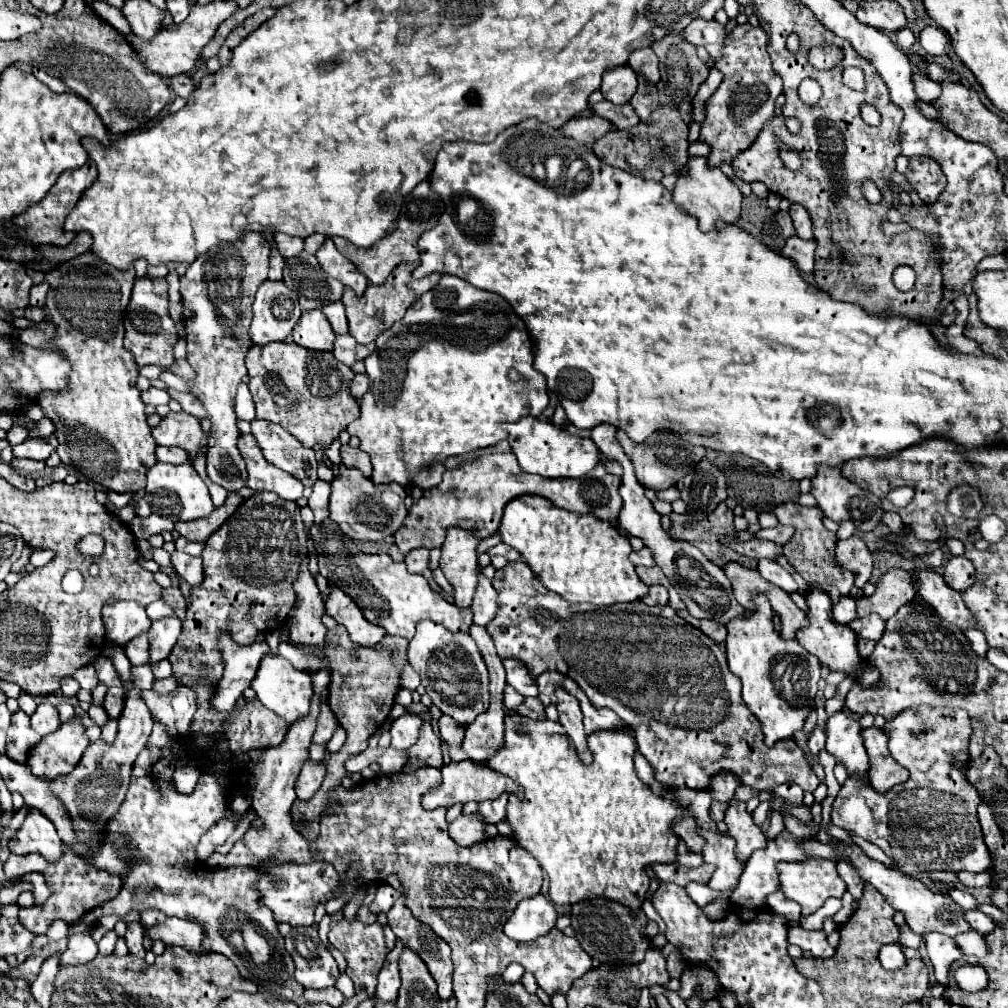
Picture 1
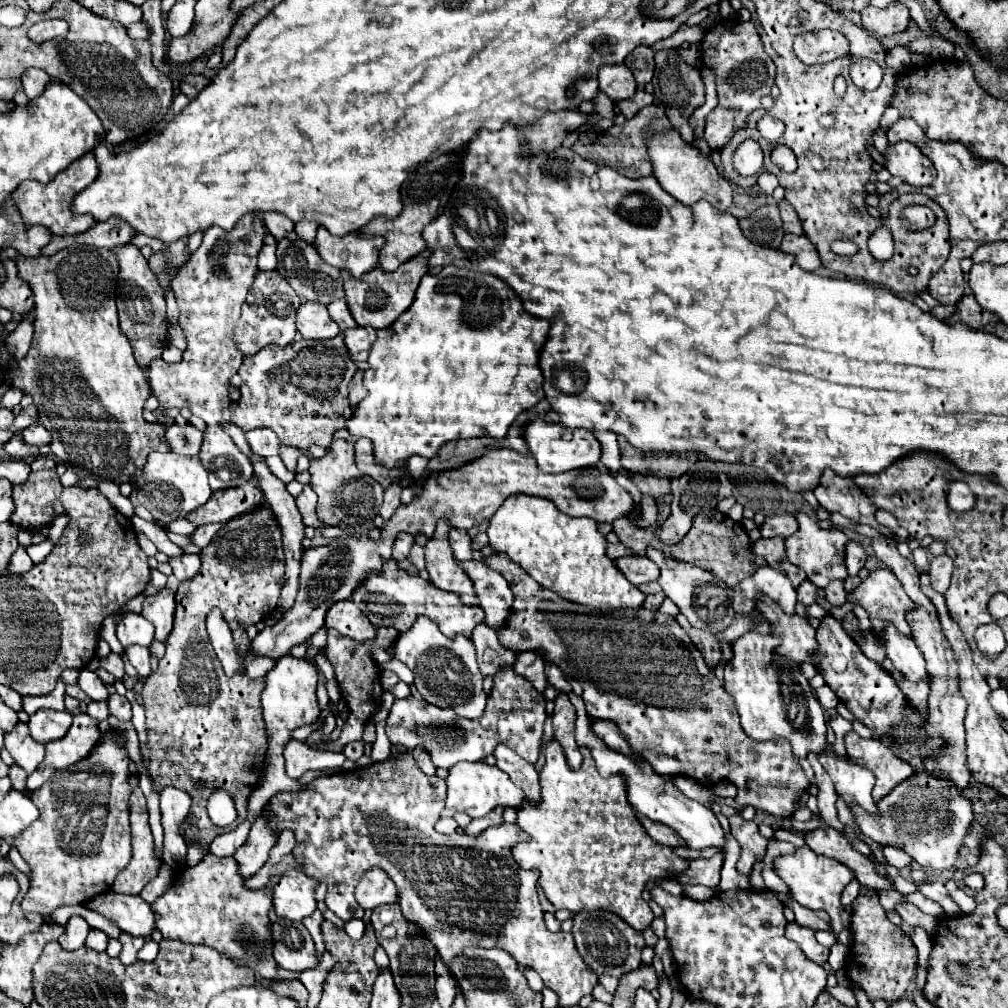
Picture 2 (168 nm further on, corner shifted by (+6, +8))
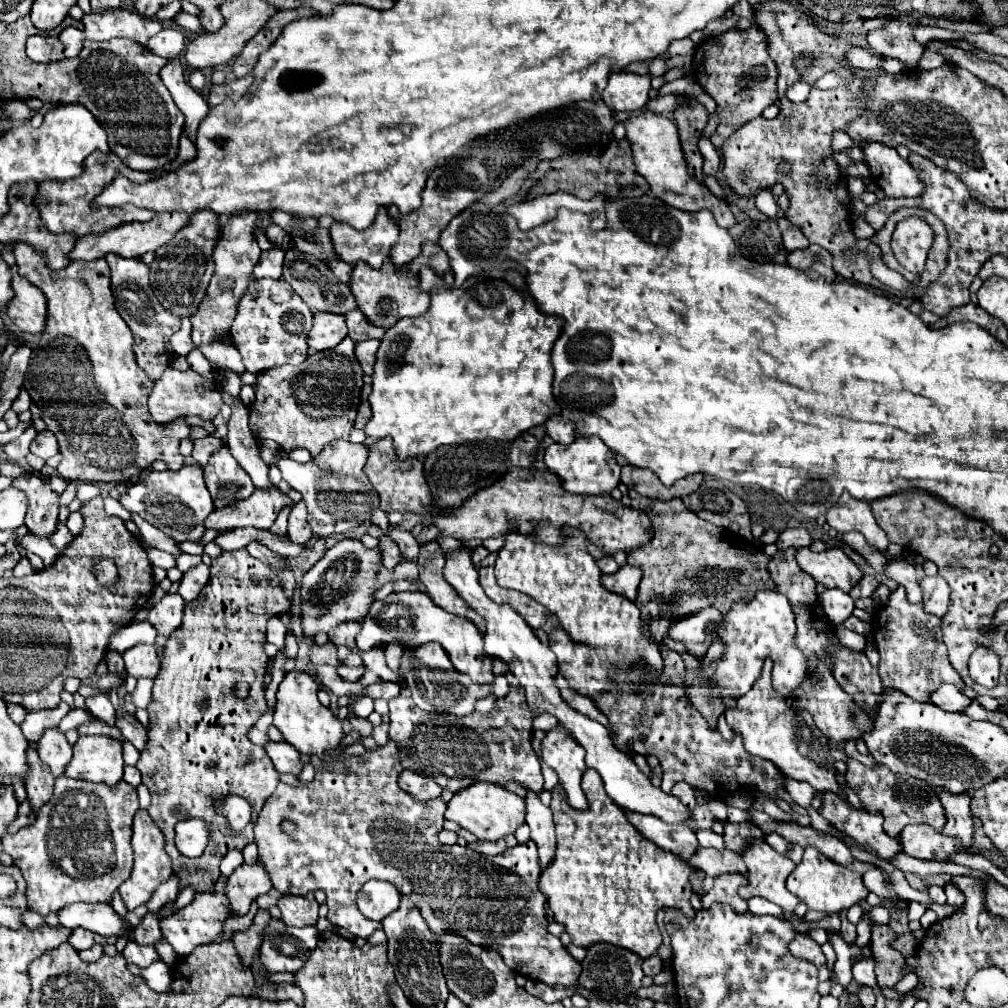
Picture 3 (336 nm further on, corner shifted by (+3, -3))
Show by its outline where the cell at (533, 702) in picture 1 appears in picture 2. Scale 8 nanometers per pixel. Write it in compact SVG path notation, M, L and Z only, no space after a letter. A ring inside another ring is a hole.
M503 668L493 676L493 690L489 696L493 696L493 702L487 702L485 714L481 718L467 720L451 714L447 716L447 722L443 710L427 706L427 702L419 698L409 696L405 700L395 700L387 718L387 738L391 744L401 744L407 748L423 746L431 754L433 764L439 768L451 768L461 760L479 762L483 756L493 754L493 748L499 742L513 748L527 762L535 764L543 736L545 698L531 686L531 682L517 676L513 668ZM417 728L421 728L421 736L417 734Z

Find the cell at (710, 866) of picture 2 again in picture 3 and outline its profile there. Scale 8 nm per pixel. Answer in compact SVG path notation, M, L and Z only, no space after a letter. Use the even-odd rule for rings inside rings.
M720 875L714 879L714 887L702 897L702 907L710 909L712 903L724 903L730 905L736 913L744 913L748 911L746 901L738 895L738 889L746 885L746 875Z

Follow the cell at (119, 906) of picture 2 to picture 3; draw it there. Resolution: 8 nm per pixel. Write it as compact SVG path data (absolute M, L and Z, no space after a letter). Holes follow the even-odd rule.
M74 903L66 905L62 911L58 911L58 921L66 929L88 929L98 935L128 935L130 931L124 927L124 919L116 915L112 905L106 903Z

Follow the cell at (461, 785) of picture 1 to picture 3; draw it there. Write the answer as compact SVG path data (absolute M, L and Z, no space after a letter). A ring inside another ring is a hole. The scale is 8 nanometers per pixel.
M474 783L462 789L452 797L446 809L446 819L456 821L460 827L468 829L478 839L486 839L486 841L498 841L504 835L514 833L524 823L524 815L526 815L526 803L522 801L522 797L494 783Z

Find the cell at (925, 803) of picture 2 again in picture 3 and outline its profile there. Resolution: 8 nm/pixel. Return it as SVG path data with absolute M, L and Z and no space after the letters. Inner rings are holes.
M908 825L900 835L902 851L916 859L938 859L942 861L946 855L956 855L958 845L954 839L944 837L926 825Z

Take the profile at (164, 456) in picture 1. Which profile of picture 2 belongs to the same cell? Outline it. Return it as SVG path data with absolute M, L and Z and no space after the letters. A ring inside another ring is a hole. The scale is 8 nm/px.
M173 424L165 432L165 442L169 444L171 452L175 452L175 454L195 456L199 452L199 448L201 448L203 432L197 430L197 428L193 428L191 424L185 424L185 426Z

